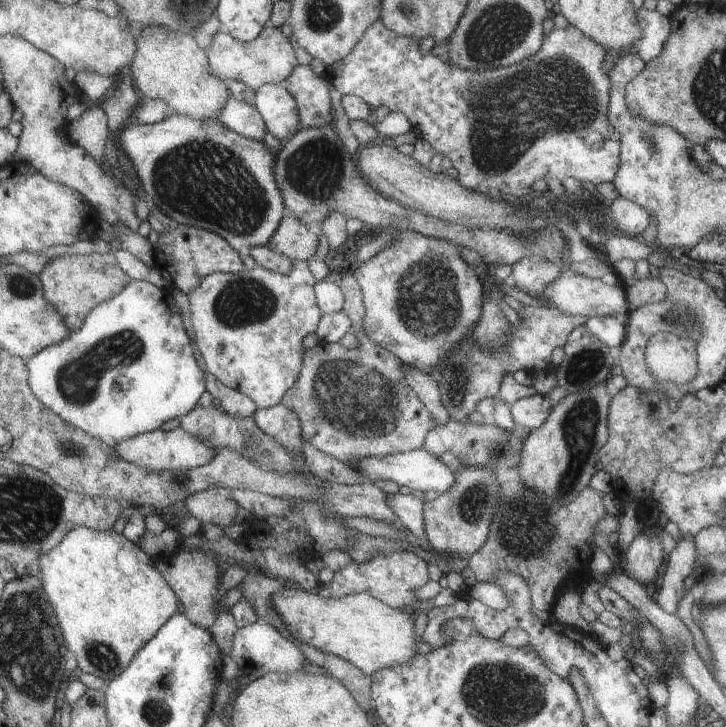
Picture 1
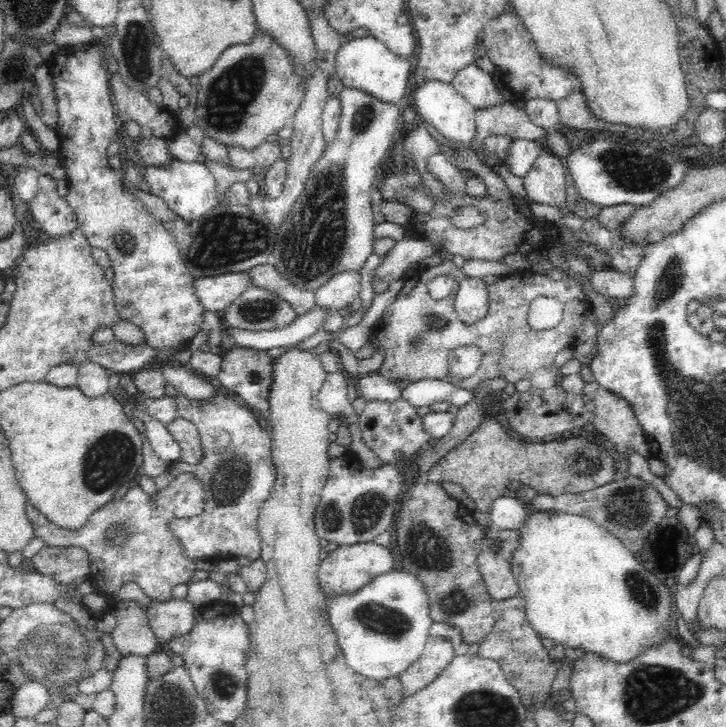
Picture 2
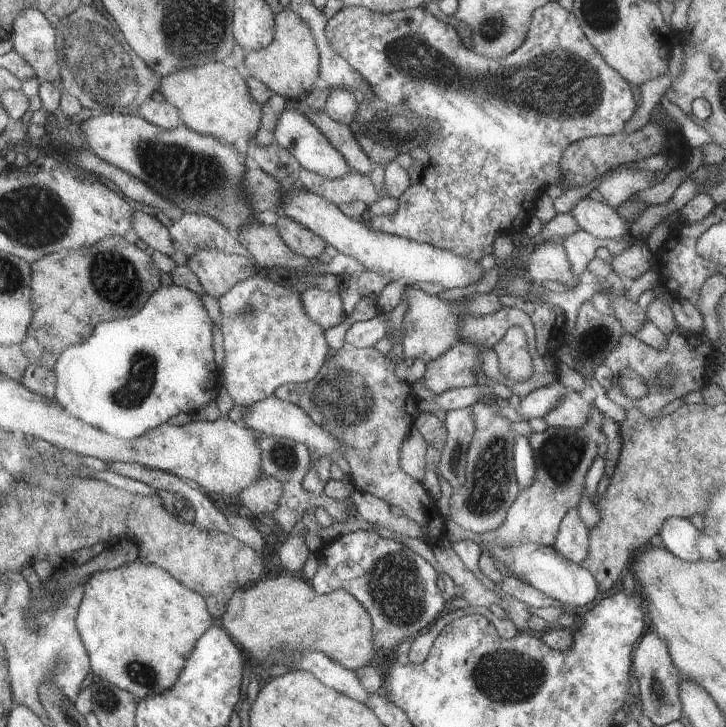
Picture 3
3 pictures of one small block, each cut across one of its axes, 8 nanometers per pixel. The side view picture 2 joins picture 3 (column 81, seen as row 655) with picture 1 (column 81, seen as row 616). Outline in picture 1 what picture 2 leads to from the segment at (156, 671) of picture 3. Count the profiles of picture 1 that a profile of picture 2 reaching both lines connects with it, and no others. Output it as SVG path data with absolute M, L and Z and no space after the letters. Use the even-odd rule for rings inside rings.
M74 527L50 552L41 556L41 573L37 577L42 583L46 596L55 610L58 624L66 638L66 646L70 652L74 652L77 660L77 673L92 673L98 678L102 678L106 683L114 680L122 671L133 661L135 654L151 639L157 635L158 630L162 628L172 618L178 610L178 599L180 597L176 591L169 585L169 581L164 577L160 570L154 568L150 556L142 556L140 545L130 542L124 535L117 534L114 531L95 531L86 527Z

